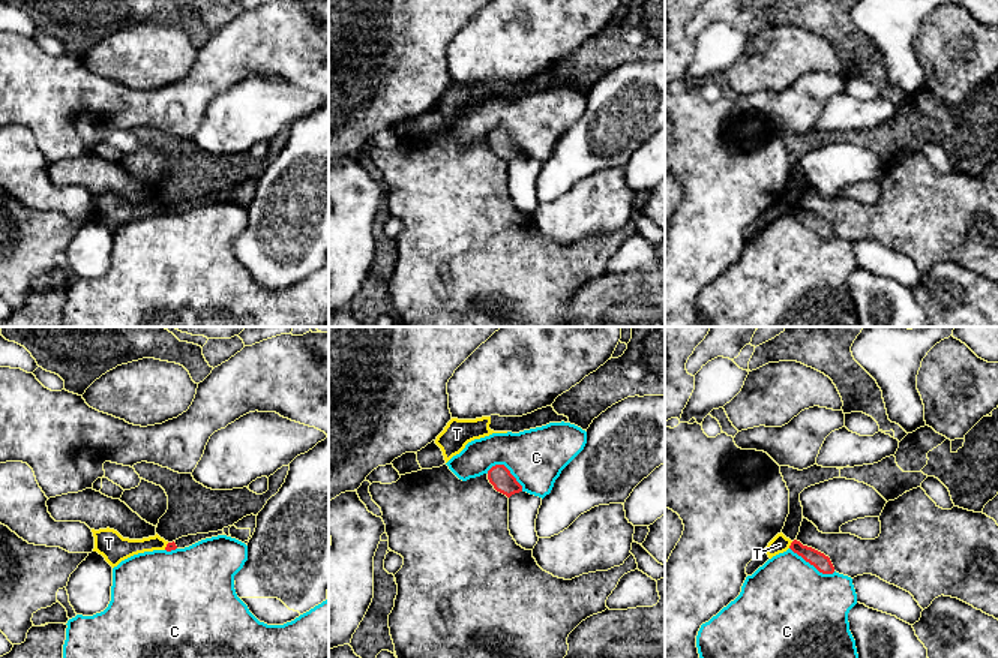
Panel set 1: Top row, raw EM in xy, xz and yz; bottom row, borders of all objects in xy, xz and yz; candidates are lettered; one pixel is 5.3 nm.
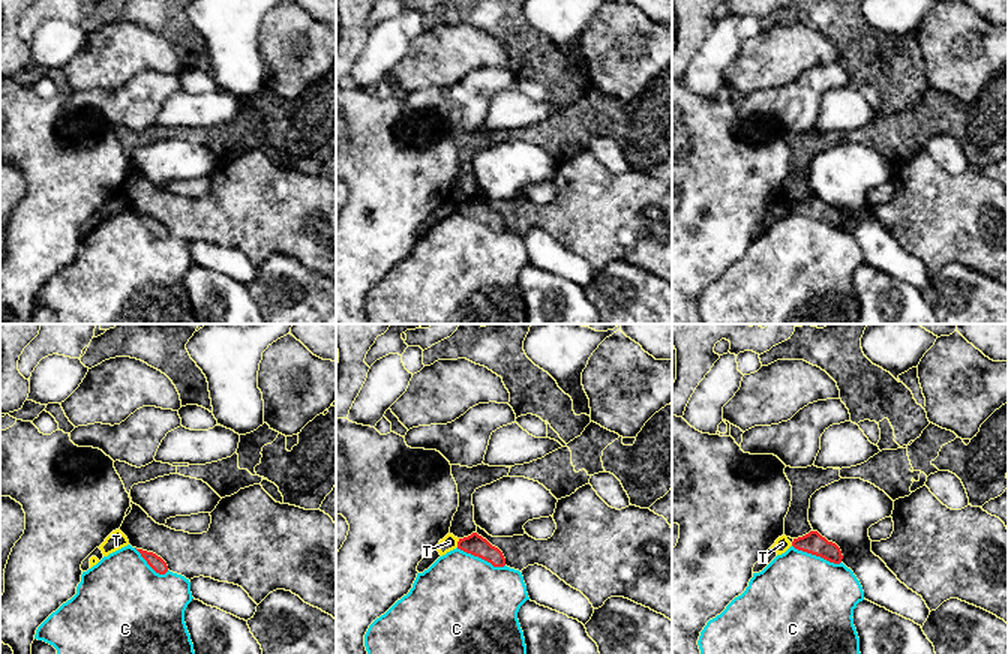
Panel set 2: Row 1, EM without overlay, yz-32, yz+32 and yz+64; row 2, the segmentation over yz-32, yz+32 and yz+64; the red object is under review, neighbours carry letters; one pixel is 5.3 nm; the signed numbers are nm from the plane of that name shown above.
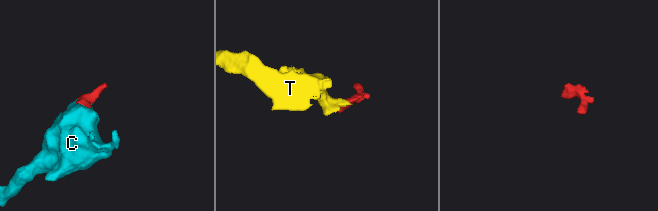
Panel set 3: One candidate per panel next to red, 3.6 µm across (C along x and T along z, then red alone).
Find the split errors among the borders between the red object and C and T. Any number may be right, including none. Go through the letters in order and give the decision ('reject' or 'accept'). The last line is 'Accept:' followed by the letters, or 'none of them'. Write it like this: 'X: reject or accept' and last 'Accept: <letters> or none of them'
C: reject
T: reject
Accept: none of them

